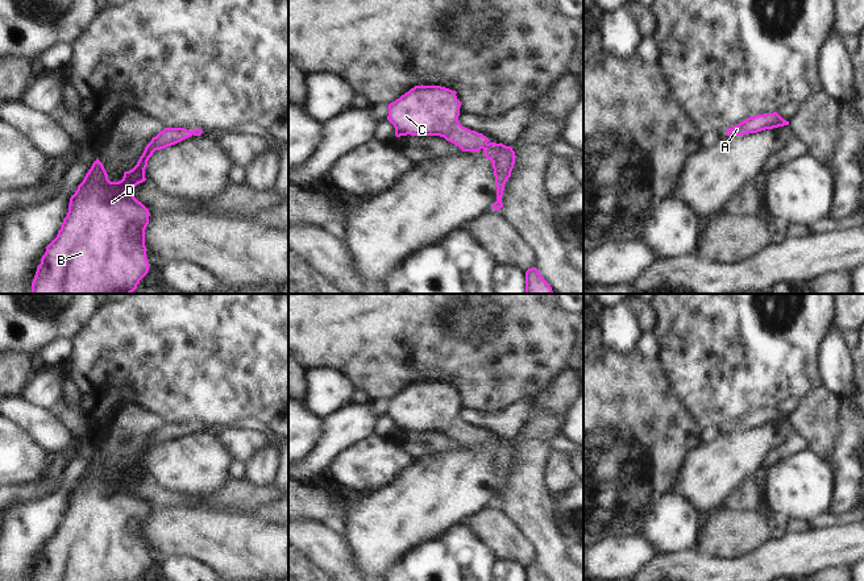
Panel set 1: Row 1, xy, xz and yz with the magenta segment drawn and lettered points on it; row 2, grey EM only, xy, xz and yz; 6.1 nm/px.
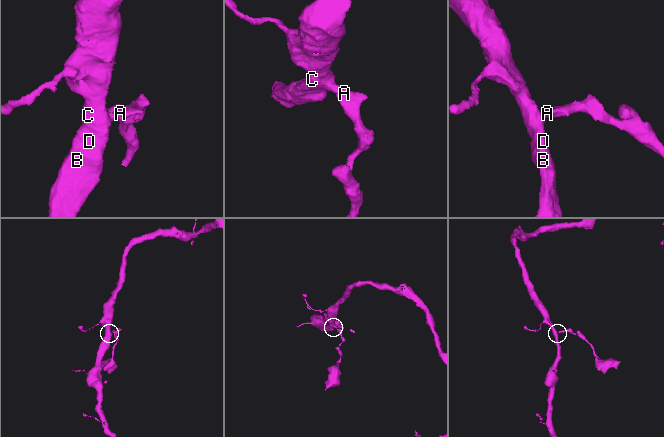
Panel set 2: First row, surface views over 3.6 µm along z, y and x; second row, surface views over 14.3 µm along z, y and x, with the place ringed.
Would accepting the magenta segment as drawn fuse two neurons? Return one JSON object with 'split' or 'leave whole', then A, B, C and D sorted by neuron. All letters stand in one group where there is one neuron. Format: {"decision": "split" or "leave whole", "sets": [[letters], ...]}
{"decision": "leave whole", "sets": [["A", "B", "C", "D"]]}

